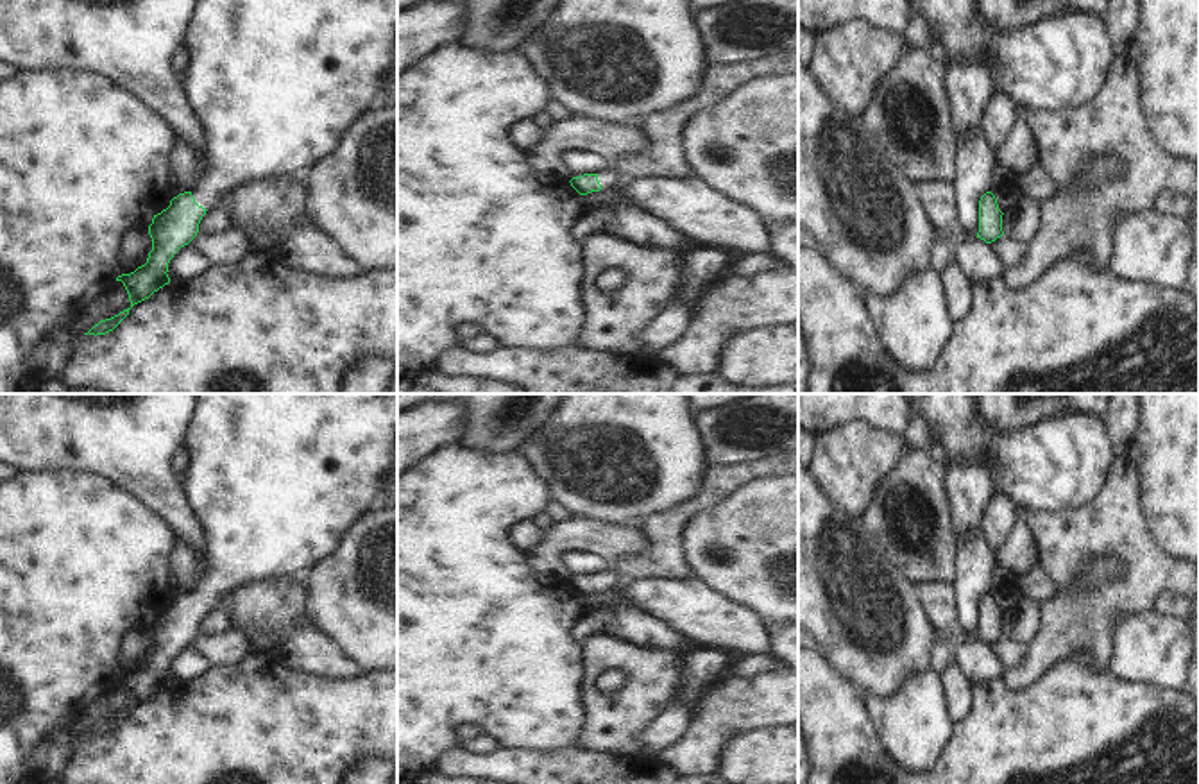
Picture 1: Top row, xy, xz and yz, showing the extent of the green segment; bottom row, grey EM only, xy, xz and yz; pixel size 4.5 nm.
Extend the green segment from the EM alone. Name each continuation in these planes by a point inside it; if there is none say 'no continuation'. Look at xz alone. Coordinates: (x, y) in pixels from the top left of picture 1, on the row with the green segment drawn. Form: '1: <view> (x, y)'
1: xz (611, 178)

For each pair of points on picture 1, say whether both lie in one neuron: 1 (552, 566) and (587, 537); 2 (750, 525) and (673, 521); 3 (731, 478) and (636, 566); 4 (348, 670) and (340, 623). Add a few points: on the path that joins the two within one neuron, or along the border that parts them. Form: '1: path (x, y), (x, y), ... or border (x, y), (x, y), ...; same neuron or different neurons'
1: path (552, 555), (569, 537), (577, 537); same neuron
2: border (722, 500), (688, 521), (682, 536), (686, 564); different neurons
3: path (705, 498), (689, 507), (663, 534), (661, 543); same neuron
4: border (314, 629), (326, 634), (365, 670); different neurons

